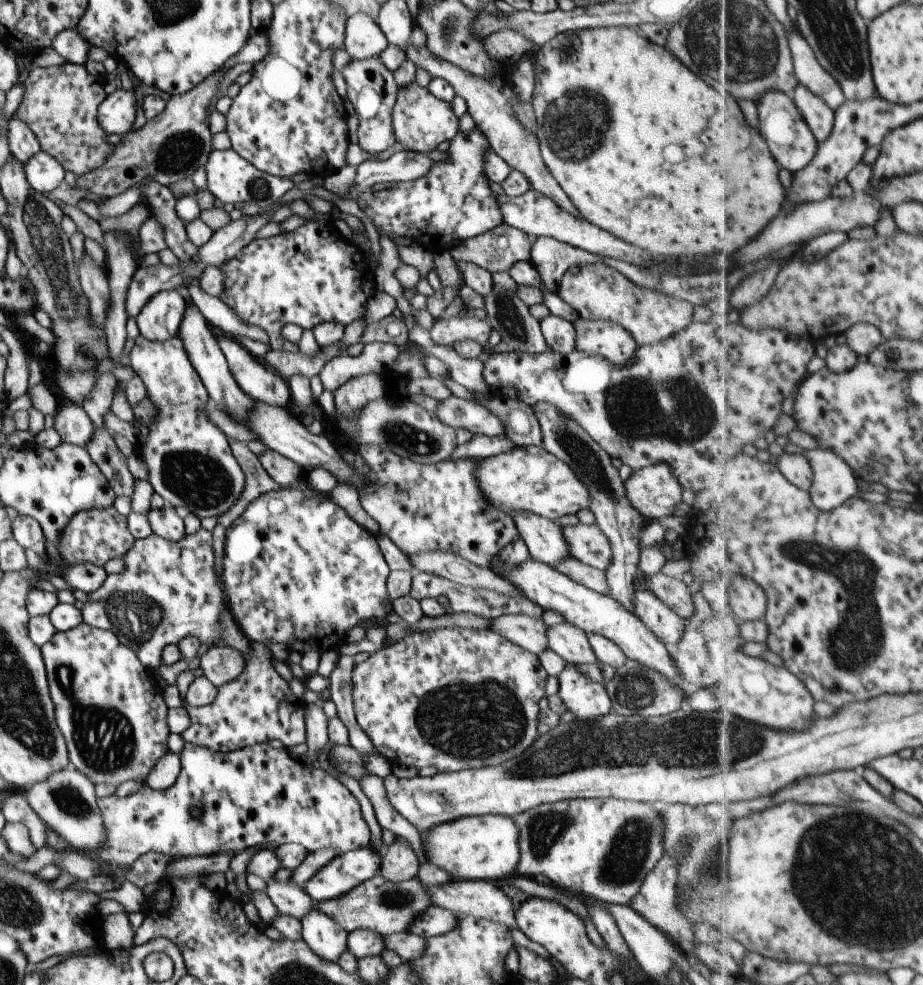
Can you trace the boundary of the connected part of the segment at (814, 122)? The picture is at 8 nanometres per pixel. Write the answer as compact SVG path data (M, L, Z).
M801 84L795 90L793 97L806 117L808 124L811 125L812 130L819 137L819 142L829 140L835 128L836 111L834 108L822 96L808 90L804 84Z

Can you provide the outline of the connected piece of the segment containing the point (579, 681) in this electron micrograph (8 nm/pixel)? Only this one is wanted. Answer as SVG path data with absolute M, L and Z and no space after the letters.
M567 664L558 678L557 694L576 719L598 720L613 710L607 688L578 672L575 664Z

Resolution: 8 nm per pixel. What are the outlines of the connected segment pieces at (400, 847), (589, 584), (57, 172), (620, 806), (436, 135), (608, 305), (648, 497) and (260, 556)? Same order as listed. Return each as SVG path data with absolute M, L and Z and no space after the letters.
M398 836L392 844L387 846L379 870L386 880L399 883L417 878L418 868L416 852L404 838Z
M568 556L568 558L562 560L562 562L558 562L554 568L558 572L568 576L569 579L574 580L574 582L604 596L609 596L605 571L598 570L593 566L588 566L571 556Z
M38 151L23 165L24 176L28 184L39 193L52 192L65 186L65 168L53 156Z
M617 798L576 799L544 803L514 815L519 832L520 862L514 874L535 877L544 874L555 888L574 890L610 904L628 905L638 894L646 875L664 852L664 820L650 802Z
M416 81L408 84L408 88L400 88L392 111L394 136L402 144L402 148L417 153L430 152L438 144L449 142L458 134L459 118L454 114L450 103L436 98L428 87L419 86Z
M578 263L568 268L558 284L556 294L574 310L578 310L584 320L609 320L619 324L639 347L656 344L684 330L693 321L697 309L687 300L638 286L604 263Z
M667 464L648 465L648 468L642 468L638 472L634 469L628 480L623 483L628 502L648 522L667 516L676 504L680 504L682 501L683 487L676 477L672 476Z
M304 479L298 480L294 485L276 490L276 492L262 494L244 510L244 514L228 529L222 564L221 582L226 604L244 636L249 638L251 642L267 645L286 644L296 658L308 651L318 651L322 655L324 652L334 650L346 643L348 631L356 626L362 626L367 631L370 628L385 628L389 624L386 618L393 609L392 602L388 598L386 583L391 570L380 547L378 547L376 536L352 520L344 508L340 508L332 500L328 500L327 496L313 491Z

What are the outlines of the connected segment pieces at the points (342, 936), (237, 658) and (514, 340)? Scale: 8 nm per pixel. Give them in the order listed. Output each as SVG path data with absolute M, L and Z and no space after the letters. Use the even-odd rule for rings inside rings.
M314 904L312 910L299 921L302 924L302 939L306 941L308 948L318 958L336 964L347 949L346 929L320 912Z
M218 646L202 651L200 668L203 676L219 687L230 680L238 679L244 670L244 658L235 648Z
M507 270L492 273L494 286L492 292L485 298L486 319L491 327L500 334L500 338L506 344L506 350L512 352L524 352L524 354L539 355L544 352L552 352L544 340L540 321L530 314L530 307L516 294L516 282L512 280Z

